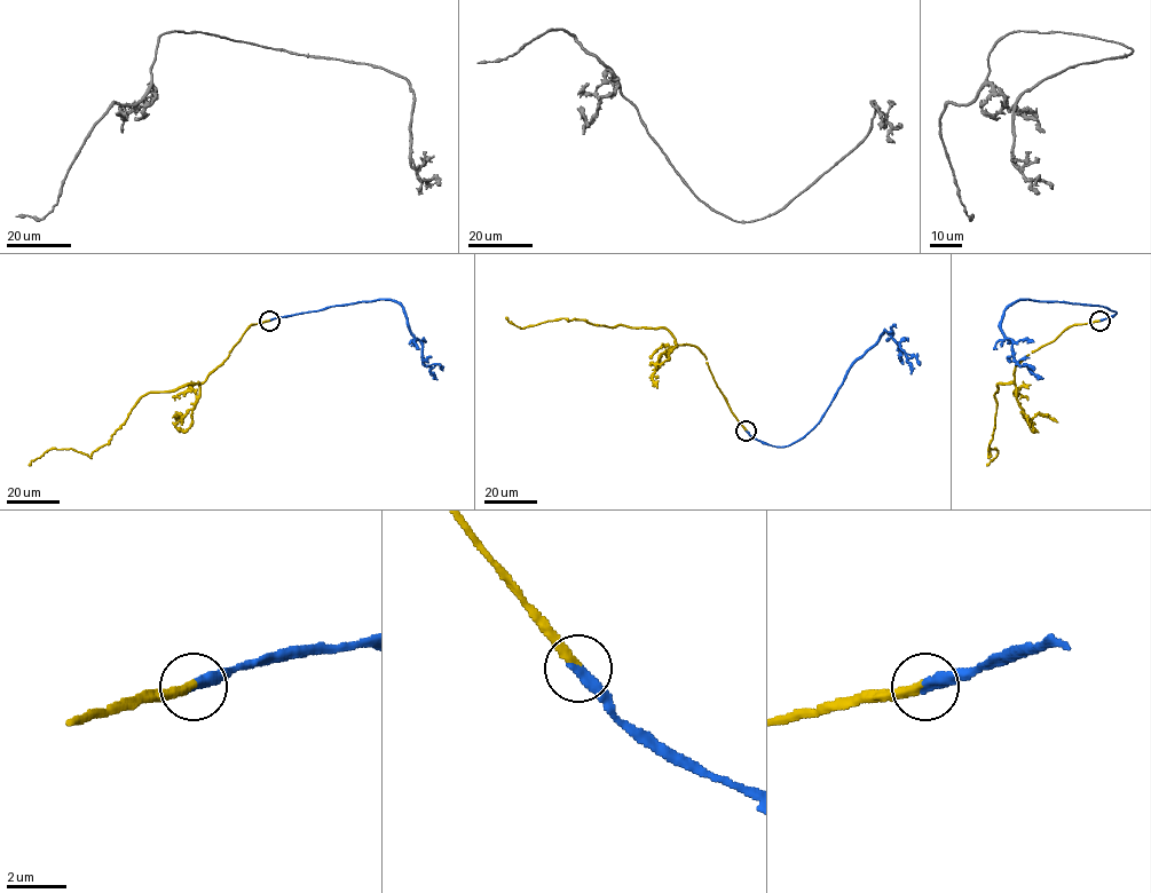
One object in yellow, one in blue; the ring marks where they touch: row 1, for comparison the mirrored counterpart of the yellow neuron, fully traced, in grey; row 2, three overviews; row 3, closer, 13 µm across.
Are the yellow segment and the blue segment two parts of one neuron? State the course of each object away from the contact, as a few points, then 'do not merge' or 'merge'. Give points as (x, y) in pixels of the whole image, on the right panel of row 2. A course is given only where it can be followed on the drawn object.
yellow runs (1100, 321), (1065, 329), (1018, 364), (1014, 382), (998, 385), (987, 455), (990, 449), (998, 455), (986, 466); blue runs (1101, 321), (1116, 311), (1058, 301), (1014, 302), (1004, 311), (1001, 332), (1011, 341), (1012, 357), (1043, 378); merge

